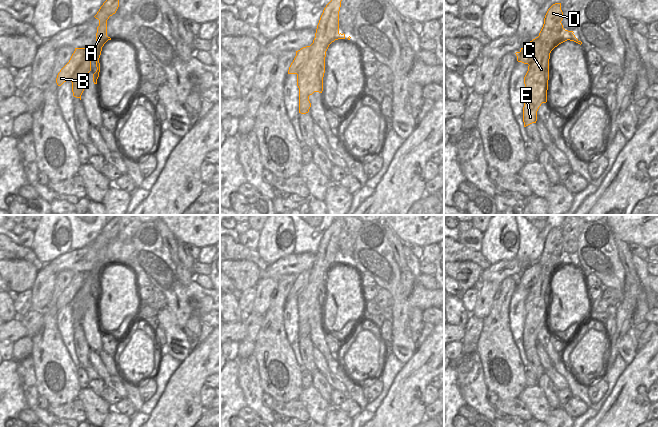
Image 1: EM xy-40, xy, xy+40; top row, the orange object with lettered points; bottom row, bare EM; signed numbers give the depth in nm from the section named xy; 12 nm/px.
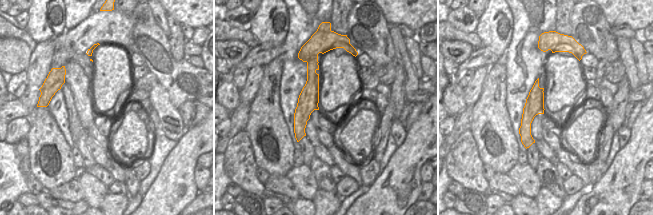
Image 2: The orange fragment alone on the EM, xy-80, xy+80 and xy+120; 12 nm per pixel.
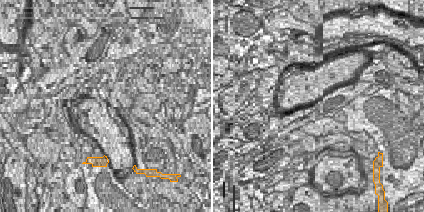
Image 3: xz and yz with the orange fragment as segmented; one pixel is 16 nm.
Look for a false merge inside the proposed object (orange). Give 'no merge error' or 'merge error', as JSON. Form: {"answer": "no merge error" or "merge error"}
{"answer": "merge error"}

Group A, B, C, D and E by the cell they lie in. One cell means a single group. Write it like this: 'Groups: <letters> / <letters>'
Groups: A C D E / B.

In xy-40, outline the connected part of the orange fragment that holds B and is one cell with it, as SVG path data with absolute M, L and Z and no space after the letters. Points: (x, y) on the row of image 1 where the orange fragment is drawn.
M75 48L69 62L60 70L57 75L56 83L61 86L64 82L72 80L75 71L80 67L85 58L87 48Z

